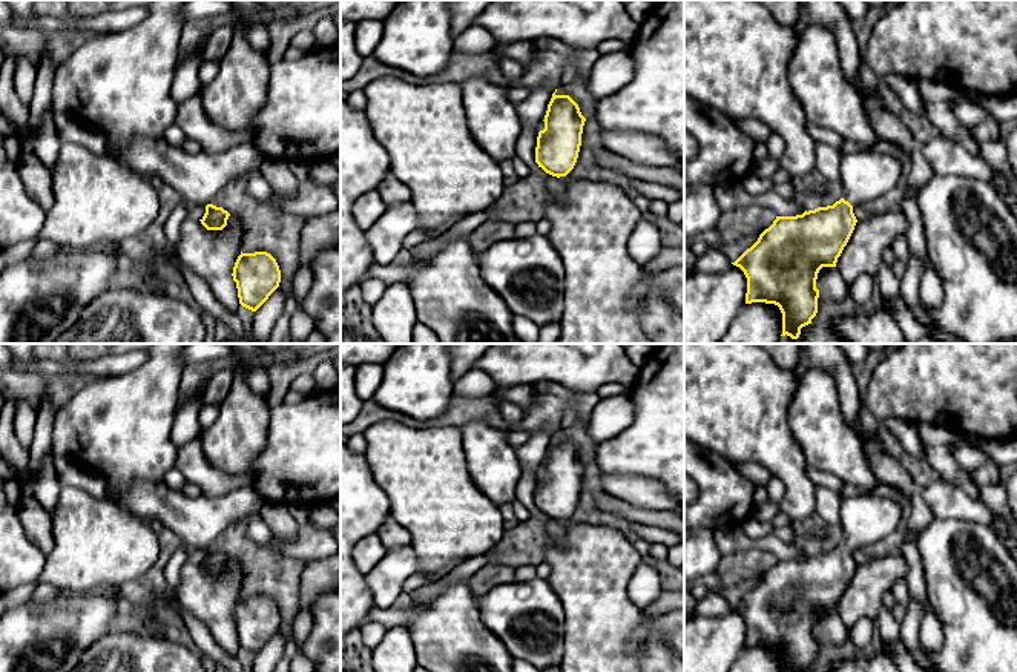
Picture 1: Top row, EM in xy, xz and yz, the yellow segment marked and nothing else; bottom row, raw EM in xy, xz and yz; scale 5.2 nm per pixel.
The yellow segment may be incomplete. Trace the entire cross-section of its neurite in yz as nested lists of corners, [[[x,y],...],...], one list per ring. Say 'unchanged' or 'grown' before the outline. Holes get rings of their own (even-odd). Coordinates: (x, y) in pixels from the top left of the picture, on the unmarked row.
grown; [[[850,496],[841,502],[842,542],[833,549],[805,554],[796,560],[776,560],[758,585],[733,609],[747,621],[745,647],[775,647],[782,657],[782,672],[802,672],[818,657],[818,617],[822,611],[836,611],[857,566],[853,552],[868,548],[894,532],[902,517],[897,500],[877,496]]]

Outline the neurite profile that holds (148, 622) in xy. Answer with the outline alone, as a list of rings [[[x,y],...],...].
[[[130,603],[127,611],[141,620],[140,635],[156,635],[156,621],[143,604]]]

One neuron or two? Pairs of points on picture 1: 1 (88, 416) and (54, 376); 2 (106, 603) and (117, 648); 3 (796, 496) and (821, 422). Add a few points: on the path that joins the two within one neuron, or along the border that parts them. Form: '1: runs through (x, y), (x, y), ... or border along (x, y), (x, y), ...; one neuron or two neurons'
1: border along (103, 378), (94, 378), (59, 405); two neurons
2: border along (111, 632), (97, 639), (82, 655); two neurons
3: border along (790, 430), (809, 464); two neurons

